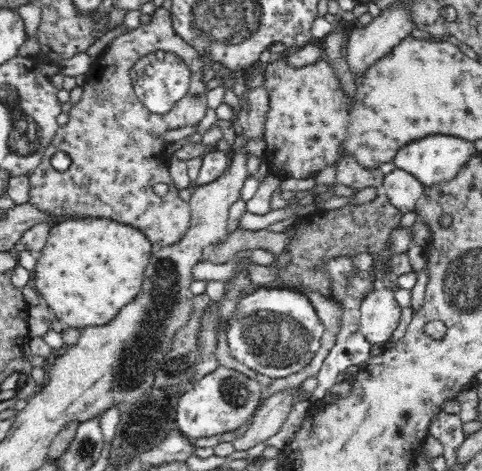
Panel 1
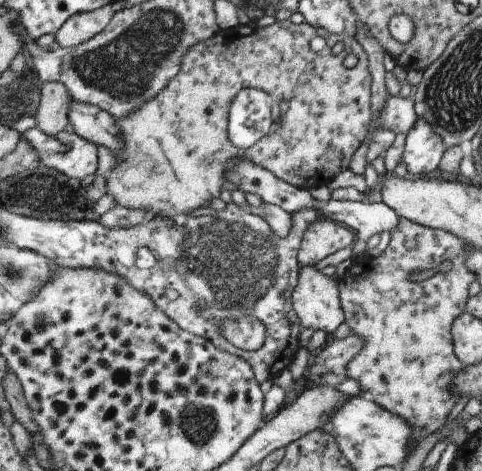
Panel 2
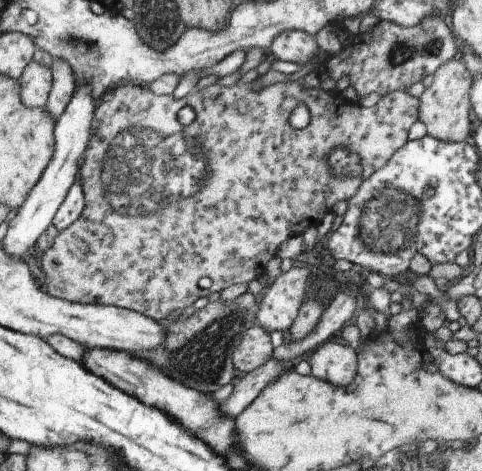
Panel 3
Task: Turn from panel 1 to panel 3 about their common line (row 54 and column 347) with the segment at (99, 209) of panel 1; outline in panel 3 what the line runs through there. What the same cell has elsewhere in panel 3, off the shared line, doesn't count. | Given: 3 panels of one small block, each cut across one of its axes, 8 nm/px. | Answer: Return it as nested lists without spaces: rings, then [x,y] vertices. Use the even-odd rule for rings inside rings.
[[[301,80],[297,82],[281,82],[281,84],[273,84],[273,86],[265,86],[261,90],[253,90],[255,82],[247,82],[247,84],[237,84],[237,86],[221,86],[215,84],[211,86],[207,92],[201,94],[201,98],[191,98],[191,108],[195,112],[195,120],[191,122],[191,126],[183,126],[177,118],[179,114],[179,100],[171,94],[171,96],[159,96],[153,88],[147,86],[139,86],[135,82],[123,82],[123,86],[109,90],[103,100],[97,106],[97,122],[99,128],[89,144],[89,150],[85,154],[85,162],[81,166],[81,174],[79,174],[79,182],[85,186],[85,194],[87,194],[87,204],[83,210],[83,216],[71,224],[67,230],[63,230],[59,234],[59,238],[55,240],[55,244],[47,250],[41,252],[43,254],[43,272],[45,272],[45,288],[51,296],[61,298],[61,300],[69,300],[69,302],[77,302],[77,304],[99,304],[99,306],[117,306],[117,308],[127,308],[127,310],[135,310],[135,312],[143,312],[155,320],[165,320],[169,314],[173,314],[175,310],[185,310],[187,306],[195,306],[197,300],[207,298],[215,292],[221,292],[233,284],[239,282],[251,282],[251,280],[259,280],[265,272],[267,272],[267,264],[279,256],[279,248],[285,240],[301,236],[305,230],[309,228],[317,228],[319,224],[323,224],[325,216],[335,208],[335,204],[339,204],[341,200],[351,200],[361,192],[361,186],[365,184],[365,180],[373,178],[373,174],[377,174],[379,170],[383,170],[395,156],[397,152],[409,144],[409,130],[415,126],[417,120],[421,120],[421,98],[411,96],[409,92],[391,92],[387,96],[383,96],[379,100],[377,106],[373,108],[363,108],[359,102],[349,102],[341,96],[341,92],[325,92],[319,88],[311,88],[307,90]],[[305,104],[309,108],[311,114],[311,122],[305,130],[297,130],[291,126],[289,118],[293,114],[293,110]],[[339,146],[347,146],[355,152],[361,152],[363,160],[365,160],[365,172],[359,178],[337,178],[335,172],[329,166],[329,154],[339,148]],[[207,276],[211,278],[211,288],[203,290],[199,286],[199,280]]]

